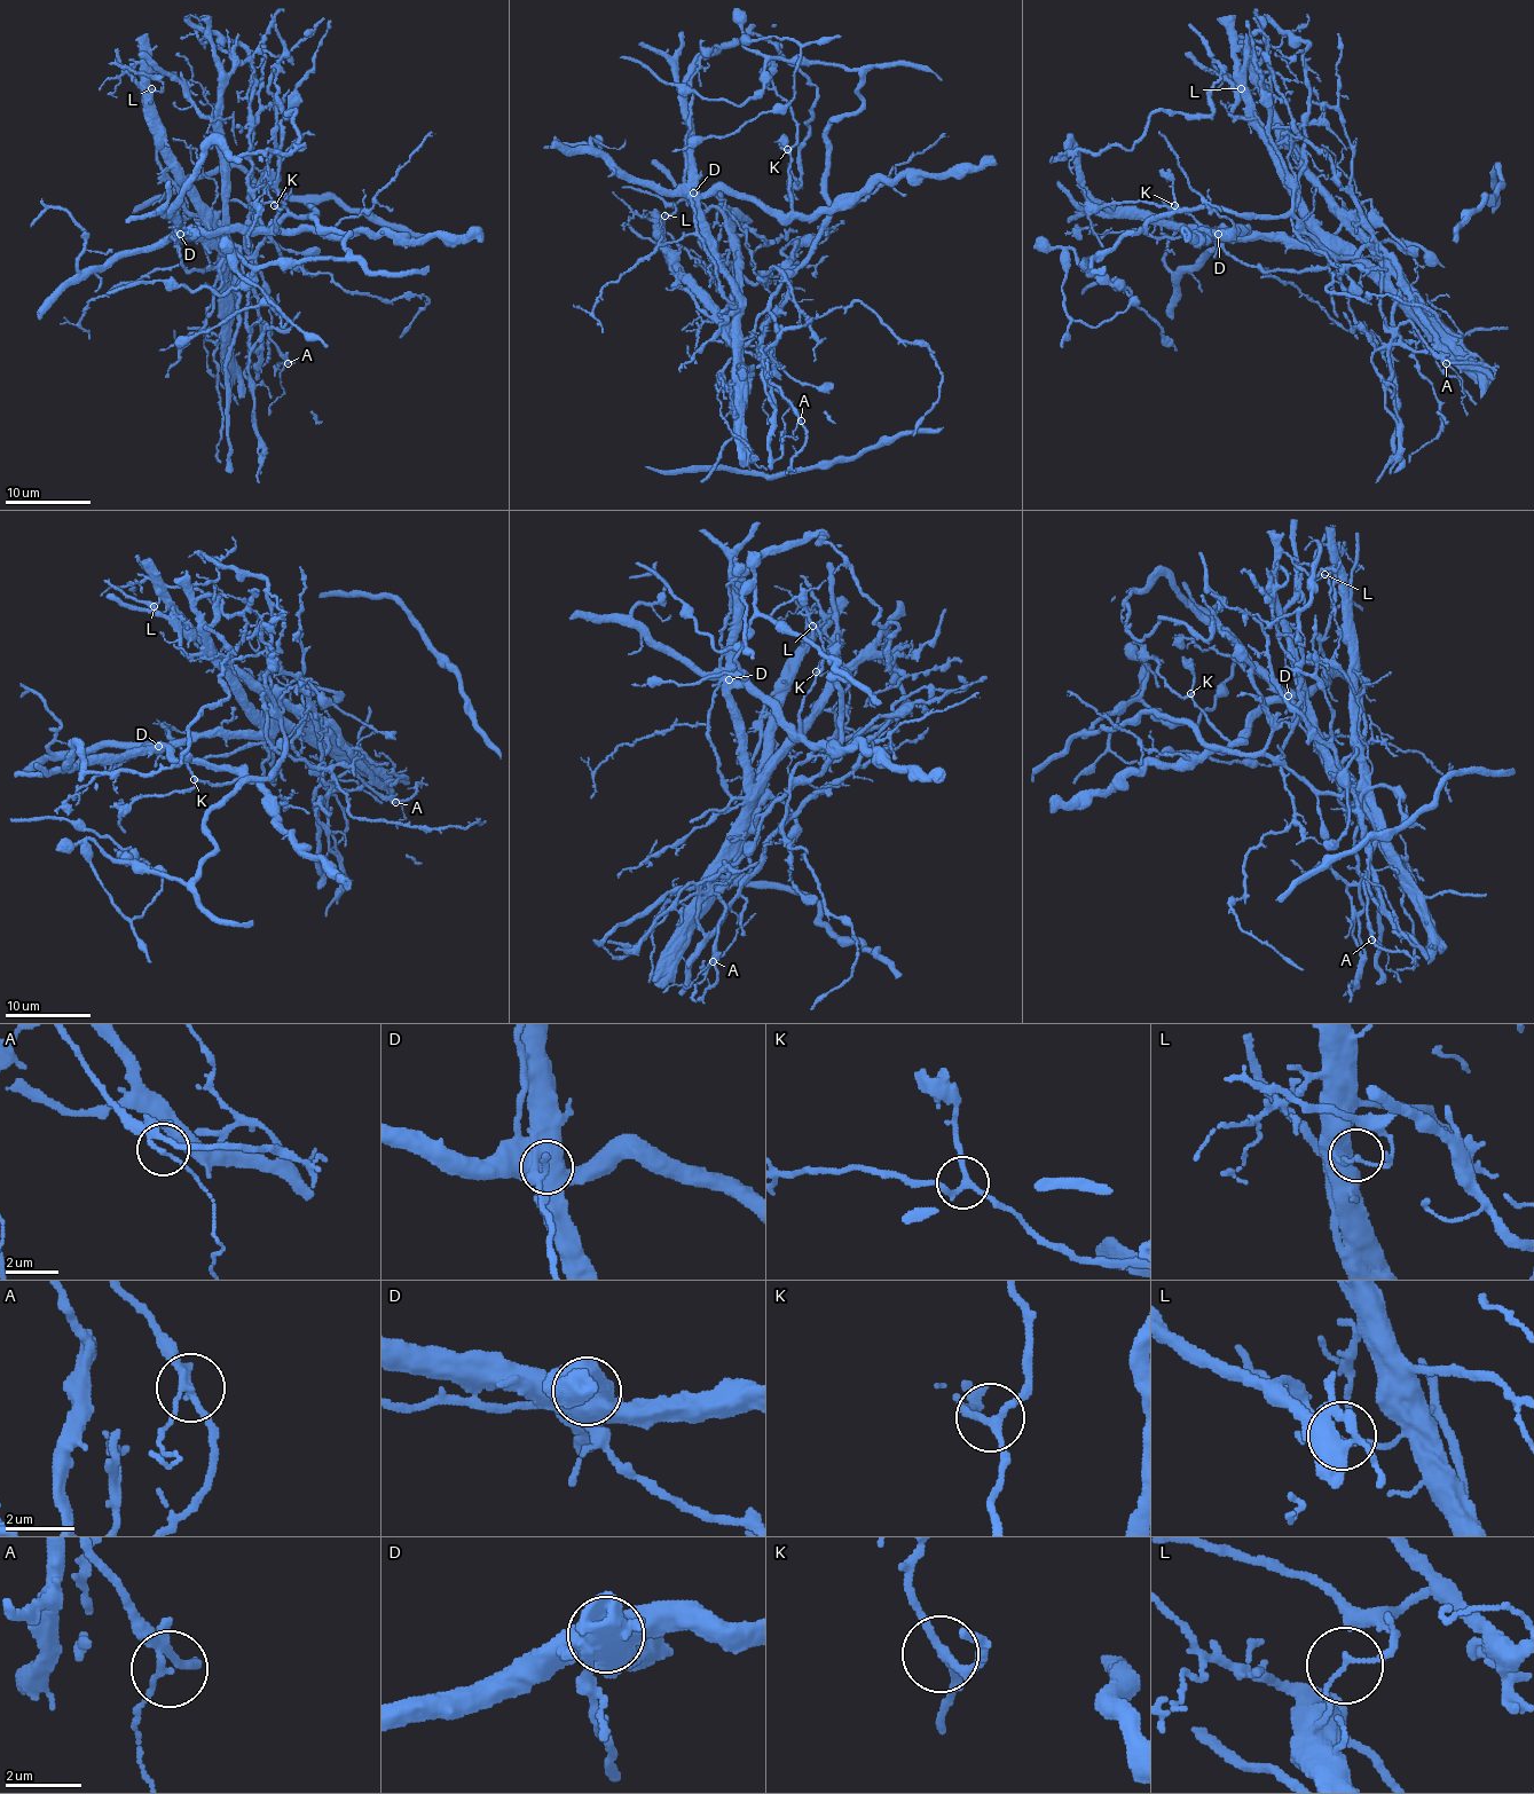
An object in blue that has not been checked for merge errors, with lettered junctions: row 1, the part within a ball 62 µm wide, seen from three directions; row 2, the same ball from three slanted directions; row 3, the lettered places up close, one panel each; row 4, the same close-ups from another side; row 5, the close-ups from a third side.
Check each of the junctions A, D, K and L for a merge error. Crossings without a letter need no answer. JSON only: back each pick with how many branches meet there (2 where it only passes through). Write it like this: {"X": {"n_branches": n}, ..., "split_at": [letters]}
{"D": {"n_branches": 4}, "L": {"n_branches": 2}, "split_at": ["D", "L"]}

